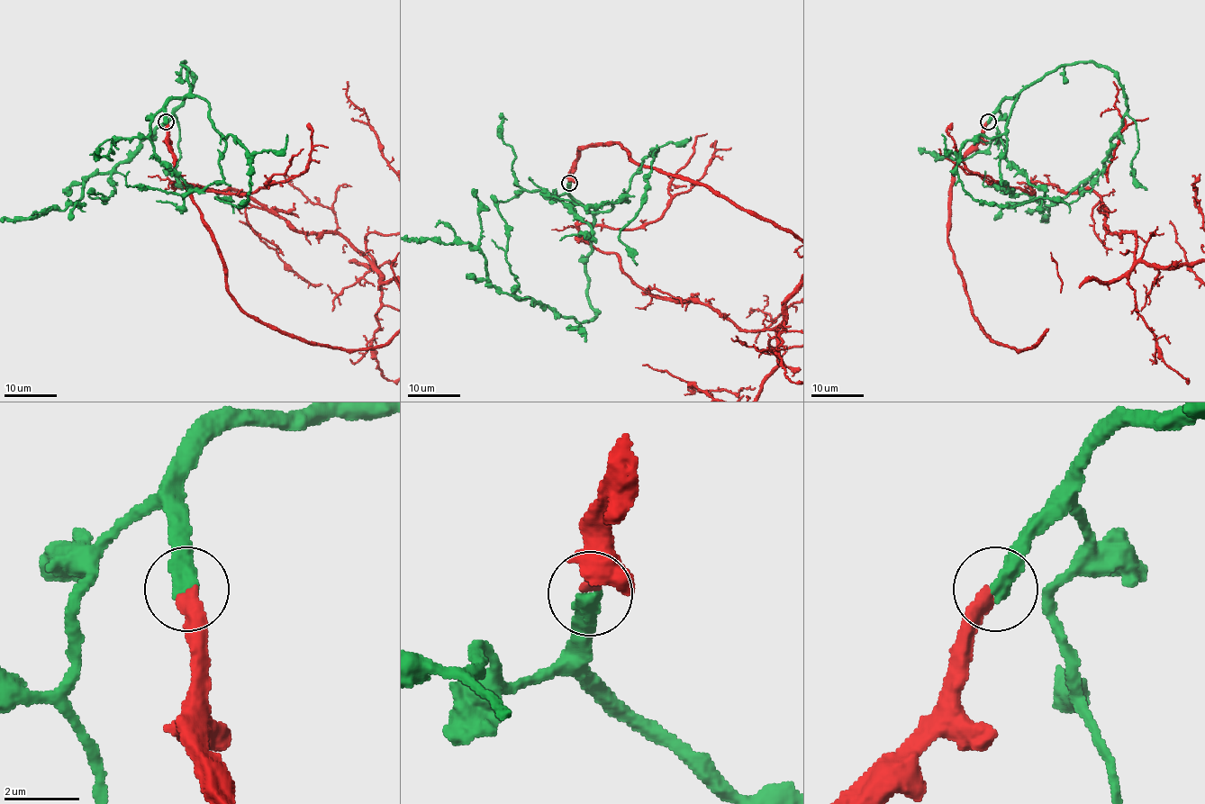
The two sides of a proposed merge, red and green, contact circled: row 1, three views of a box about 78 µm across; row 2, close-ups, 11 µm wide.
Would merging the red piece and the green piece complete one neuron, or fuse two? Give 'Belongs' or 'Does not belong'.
Belongs

